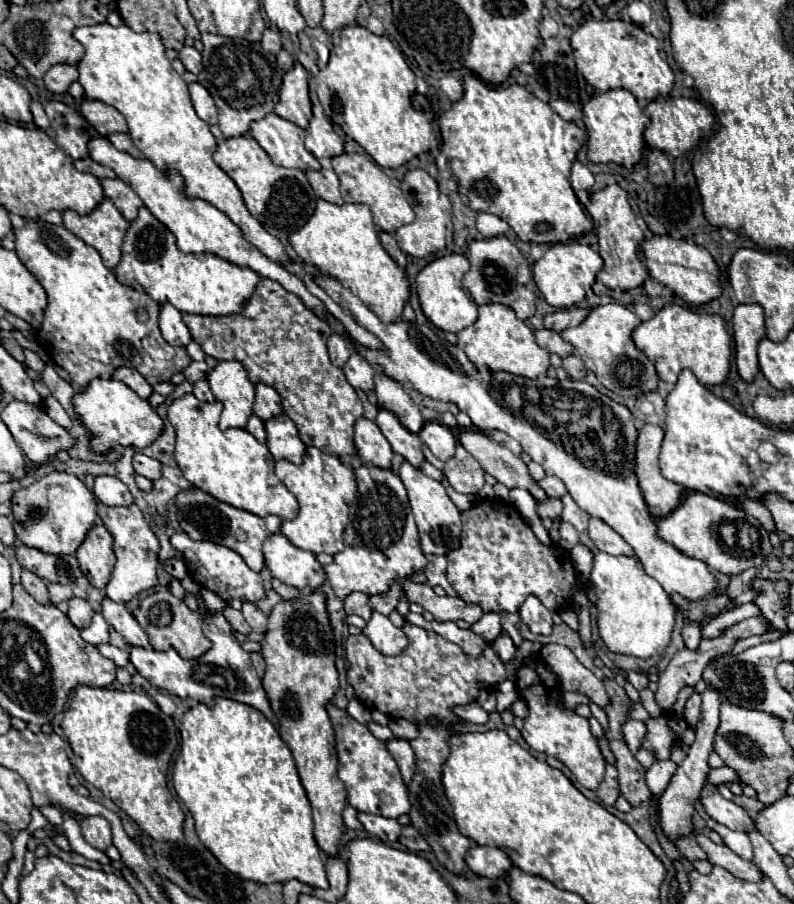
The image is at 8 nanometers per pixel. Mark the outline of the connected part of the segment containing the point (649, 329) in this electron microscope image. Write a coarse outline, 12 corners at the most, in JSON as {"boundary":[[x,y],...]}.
{"boundary":[[668,304],[632,332],[660,380],[688,368],[722,384],[730,334],[718,314]]}

